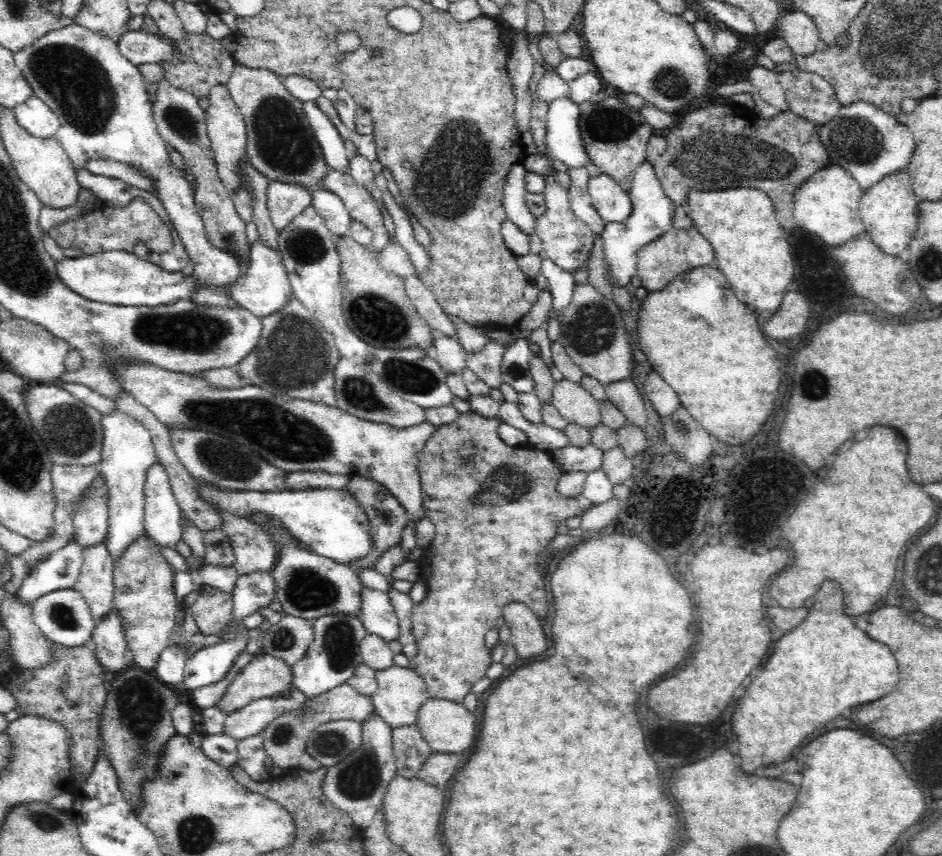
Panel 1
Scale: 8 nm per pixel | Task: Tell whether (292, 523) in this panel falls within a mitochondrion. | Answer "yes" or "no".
no

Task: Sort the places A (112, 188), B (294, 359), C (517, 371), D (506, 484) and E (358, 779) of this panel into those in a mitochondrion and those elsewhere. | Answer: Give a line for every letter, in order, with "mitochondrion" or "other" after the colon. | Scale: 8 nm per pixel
A: other
B: mitochondrion
C: other
D: mitochondrion
E: mitochondrion

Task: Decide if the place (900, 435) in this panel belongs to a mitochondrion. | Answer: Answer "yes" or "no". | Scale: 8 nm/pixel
no

